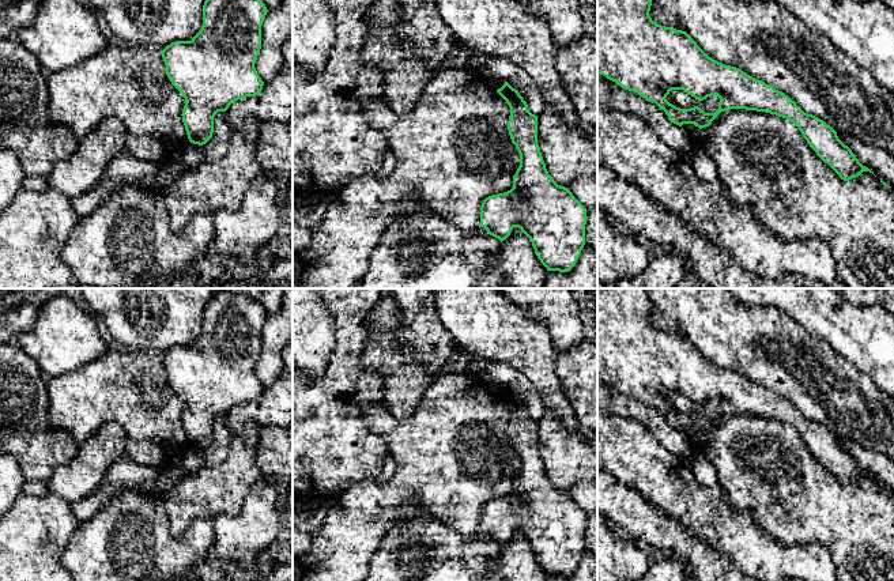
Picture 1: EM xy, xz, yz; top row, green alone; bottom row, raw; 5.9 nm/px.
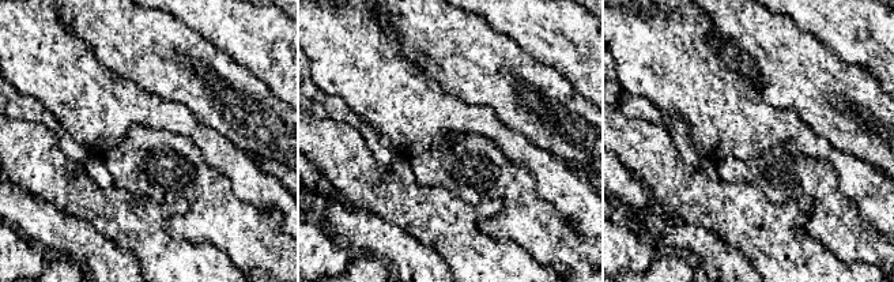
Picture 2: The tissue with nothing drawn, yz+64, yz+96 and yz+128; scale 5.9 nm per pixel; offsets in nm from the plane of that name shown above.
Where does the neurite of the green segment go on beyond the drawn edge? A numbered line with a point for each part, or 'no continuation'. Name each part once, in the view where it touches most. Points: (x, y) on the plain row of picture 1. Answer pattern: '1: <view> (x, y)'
no continuation

